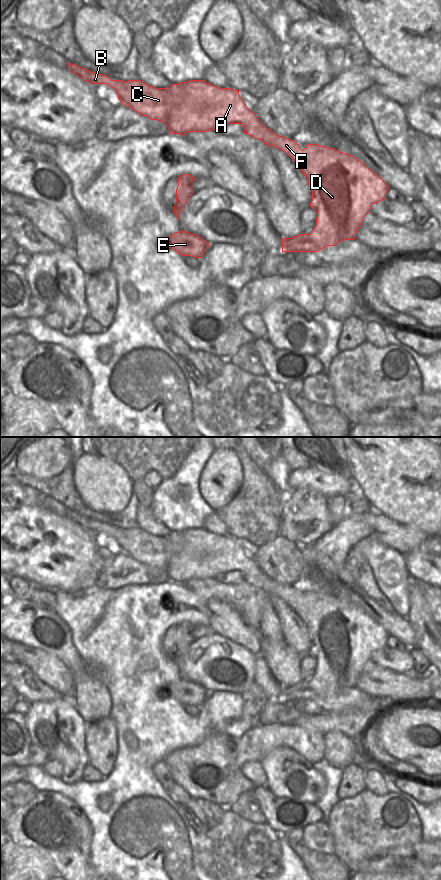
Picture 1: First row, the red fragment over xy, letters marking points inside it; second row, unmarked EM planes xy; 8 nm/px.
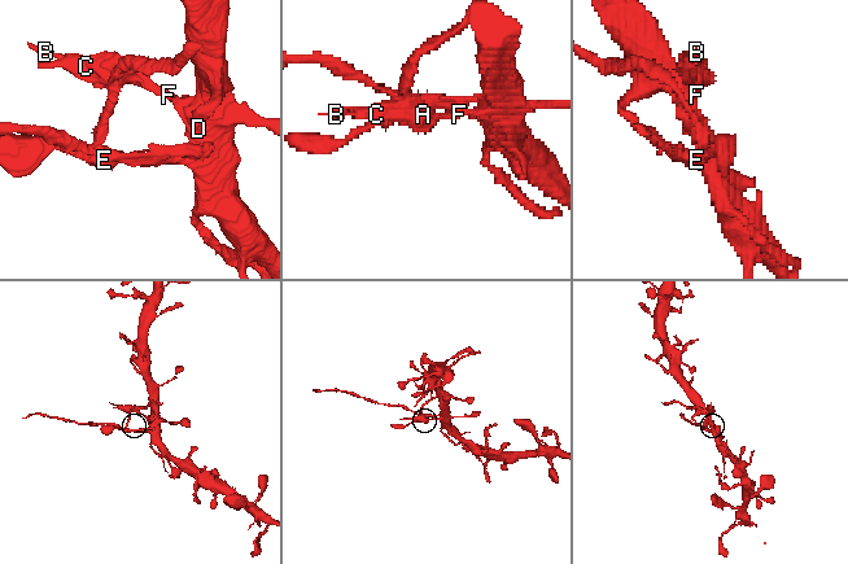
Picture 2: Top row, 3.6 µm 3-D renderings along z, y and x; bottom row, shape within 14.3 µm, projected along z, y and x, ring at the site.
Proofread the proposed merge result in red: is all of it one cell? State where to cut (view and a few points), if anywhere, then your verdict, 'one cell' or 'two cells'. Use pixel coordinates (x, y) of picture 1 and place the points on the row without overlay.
cut in xy along (305, 682), (305, 686), (315, 693), (310, 699); two cells

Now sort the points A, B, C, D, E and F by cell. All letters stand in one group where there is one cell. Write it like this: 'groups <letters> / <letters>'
groups A B C D F / E

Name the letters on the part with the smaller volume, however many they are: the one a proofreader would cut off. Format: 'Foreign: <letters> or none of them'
Foreign: E

